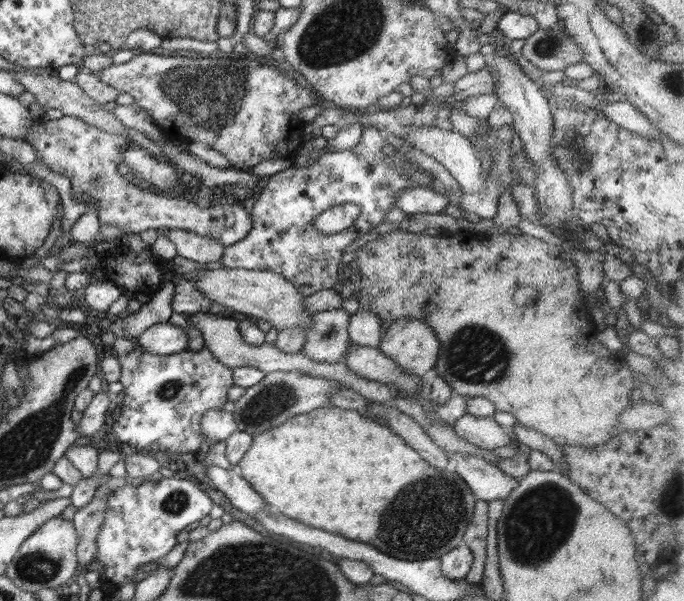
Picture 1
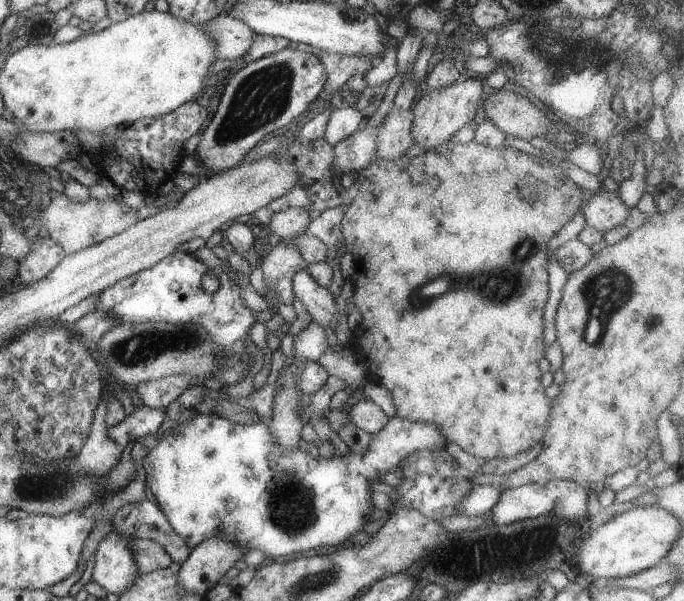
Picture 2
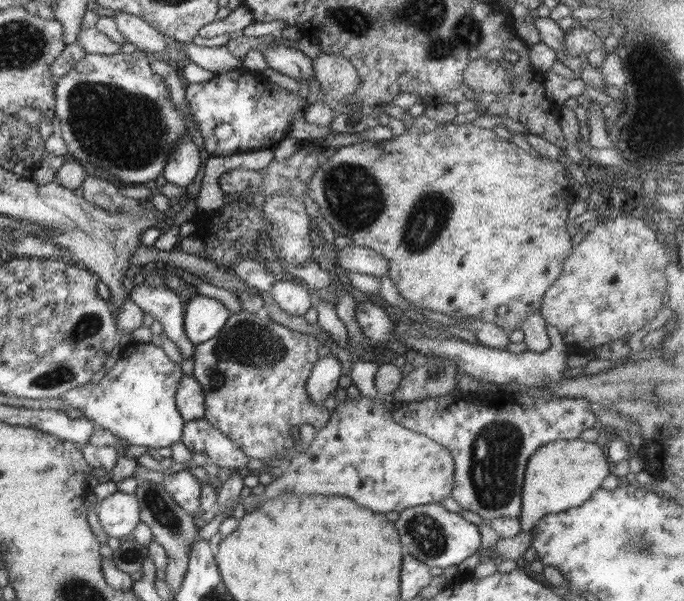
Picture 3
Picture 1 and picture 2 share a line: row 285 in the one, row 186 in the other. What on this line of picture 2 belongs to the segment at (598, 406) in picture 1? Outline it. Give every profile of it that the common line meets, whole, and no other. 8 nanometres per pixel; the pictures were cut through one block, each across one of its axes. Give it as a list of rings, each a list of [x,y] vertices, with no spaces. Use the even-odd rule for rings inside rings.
[[[472,140],[472,141],[470,141],[470,142],[469,142],[469,143],[468,143],[468,144],[456,144],[456,143],[454,143],[454,142],[452,142],[452,141],[450,141],[450,142],[447,142],[447,143],[446,143],[446,144],[443,144],[443,145],[442,145],[442,146],[441,146],[441,147],[440,147],[440,148],[438,148],[438,150],[436,150],[436,151],[433,151],[433,150],[429,150],[429,151],[426,151],[426,152],[424,152],[424,154],[420,154],[420,155],[418,155],[418,156],[413,156],[413,157],[410,157],[410,156],[406,156],[406,155],[402,155],[402,156],[401,156],[401,157],[398,157],[398,158],[395,158],[395,159],[392,159],[392,160],[382,160],[382,159],[381,159],[381,158],[377,158],[377,159],[376,159],[376,158],[374,158],[374,159],[372,159],[372,162],[370,162],[370,164],[368,164],[368,166],[367,166],[367,167],[366,167],[366,168],[363,168],[363,169],[362,169],[362,170],[361,170],[361,171],[359,171],[359,173],[360,173],[360,178],[358,178],[358,180],[360,180],[360,186],[358,186],[358,194],[356,194],[356,196],[354,196],[354,200],[352,200],[352,204],[349,204],[349,205],[348,205],[348,206],[347,206],[347,207],[346,207],[346,208],[343,208],[343,209],[342,209],[342,211],[343,211],[343,218],[342,218],[342,222],[340,222],[340,232],[341,232],[341,233],[342,233],[342,236],[343,236],[343,244],[344,244],[344,251],[347,251],[347,252],[350,252],[350,254],[352,254],[352,256],[353,256],[353,258],[354,258],[354,266],[356,266],[356,272],[357,272],[357,273],[358,273],[358,274],[357,274],[357,275],[358,275],[358,276],[360,276],[360,278],[358,278],[358,280],[360,280],[360,288],[358,288],[358,292],[356,292],[356,294],[360,294],[360,302],[356,302],[356,306],[357,306],[357,308],[360,308],[360,314],[361,314],[361,315],[362,315],[362,317],[361,317],[361,321],[360,321],[360,324],[359,324],[359,325],[358,325],[358,326],[357,326],[357,327],[352,327],[352,338],[353,338],[353,340],[352,340],[352,345],[353,345],[353,347],[352,347],[352,348],[351,348],[351,349],[352,349],[352,351],[353,351],[353,352],[354,352],[354,353],[355,353],[355,356],[356,356],[356,358],[358,358],[358,360],[360,360],[360,362],[362,362],[362,364],[364,364],[364,366],[366,366],[366,368],[368,368],[368,379],[369,379],[369,382],[374,382],[374,383],[378,383],[378,384],[381,384],[381,385],[384,385],[384,386],[386,386],[386,388],[388,388],[388,391],[390,391],[390,394],[391,394],[391,396],[392,396],[392,400],[393,400],[393,402],[394,402],[394,406],[396,406],[396,410],[397,410],[397,411],[396,411],[396,414],[398,414],[398,417],[400,417],[400,418],[404,418],[404,419],[408,419],[408,420],[412,420],[412,422],[420,422],[420,421],[423,421],[423,422],[430,422],[430,424],[436,424],[436,426],[438,426],[438,428],[440,428],[440,432],[442,432],[442,434],[444,434],[444,438],[446,438],[446,443],[448,443],[448,442],[452,442],[452,444],[456,444],[456,446],[460,446],[460,448],[462,448],[462,450],[464,450],[464,451],[466,451],[466,452],[468,452],[468,454],[472,454],[472,456],[475,456],[475,457],[477,457],[477,458],[479,458],[479,460],[480,460],[480,461],[482,461],[482,462],[483,462],[483,461],[485,461],[485,460],[488,460],[488,459],[491,459],[491,458],[497,458],[497,459],[499,459],[499,460],[501,460],[501,459],[502,459],[502,458],[504,458],[504,457],[510,457],[510,456],[513,456],[513,455],[516,455],[516,454],[517,454],[517,455],[518,455],[518,454],[520,454],[520,452],[524,452],[524,450],[530,450],[530,448],[532,448],[532,447],[533,447],[533,446],[536,446],[536,444],[538,444],[538,442],[540,442],[540,440],[542,440],[542,438],[543,438],[543,436],[544,436],[544,432],[546,432],[546,428],[548,428],[548,422],[549,422],[549,420],[550,420],[550,408],[552,408],[552,399],[551,399],[551,398],[549,398],[549,397],[548,397],[548,396],[546,396],[546,389],[545,389],[545,388],[544,388],[544,386],[543,386],[543,385],[542,385],[542,383],[540,383],[540,377],[541,377],[541,376],[542,376],[542,374],[543,374],[543,372],[542,372],[542,371],[541,371],[541,370],[540,370],[540,367],[539,367],[539,362],[540,362],[540,361],[541,361],[541,360],[542,360],[542,358],[545,358],[545,348],[546,348],[546,345],[545,345],[545,344],[544,344],[544,335],[543,335],[543,334],[544,334],[544,307],[545,307],[545,306],[546,306],[546,303],[547,303],[547,300],[548,300],[548,295],[549,295],[549,294],[550,294],[550,290],[549,290],[549,276],[548,276],[548,270],[547,270],[547,266],[548,266],[548,264],[547,264],[547,263],[548,263],[548,260],[549,260],[549,256],[548,256],[548,255],[549,255],[549,250],[548,250],[548,242],[550,242],[550,240],[551,240],[551,239],[552,239],[552,238],[553,238],[553,236],[554,236],[554,235],[556,235],[556,233],[557,233],[557,232],[559,232],[559,231],[560,231],[560,230],[561,230],[561,229],[562,229],[562,228],[563,228],[563,227],[564,227],[564,226],[565,226],[565,225],[566,225],[566,224],[567,224],[567,223],[568,223],[568,222],[570,222],[570,221],[571,221],[571,220],[572,220],[572,219],[573,219],[573,218],[574,218],[574,217],[575,217],[575,216],[576,216],[576,215],[577,215],[577,214],[578,214],[578,212],[579,212],[579,213],[580,213],[580,212],[581,212],[581,207],[582,207],[582,206],[583,206],[583,203],[584,203],[584,194],[583,194],[583,193],[582,193],[582,191],[583,191],[583,189],[582,189],[582,188],[580,188],[580,187],[579,187],[579,186],[578,186],[578,185],[577,185],[577,184],[574,184],[574,181],[573,181],[573,180],[570,180],[570,178],[569,178],[569,177],[568,177],[568,176],[566,176],[566,172],[564,172],[564,170],[562,170],[562,168],[560,168],[560,166],[556,166],[556,165],[554,165],[554,164],[552,164],[552,162],[550,162],[550,160],[549,160],[549,158],[543,158],[543,157],[541,157],[541,156],[534,156],[534,155],[530,155],[530,154],[528,154],[528,153],[524,153],[524,152],[522,152],[522,151],[519,151],[519,150],[518,150],[518,149],[515,149],[515,148],[514,148],[514,147],[505,147],[505,146],[504,146],[504,145],[503,145],[503,146],[496,146],[496,147],[489,147],[489,146],[486,146],[486,145],[484,145],[484,144],[478,144],[478,142],[474,142],[474,141],[473,141],[473,140]],[[444,272],[446,272],[446,274],[456,274],[456,276],[462,276],[462,279],[460,279],[460,280],[459,280],[459,282],[456,282],[456,283],[455,283],[455,284],[454,284],[454,290],[460,290],[460,289],[462,289],[462,292],[450,292],[450,294],[446,294],[446,296],[442,296],[442,298],[440,298],[440,296],[436,296],[436,298],[424,298],[424,296],[426,296],[426,297],[431,297],[431,296],[434,296],[434,295],[437,295],[437,294],[442,294],[442,293],[444,293],[444,292],[446,292],[446,290],[447,290],[447,288],[448,288],[448,286],[449,286],[449,280],[450,280],[450,279],[449,279],[449,277],[448,277],[448,276],[445,276],[445,277],[441,277],[441,278],[440,278],[440,274],[444,274]]]

